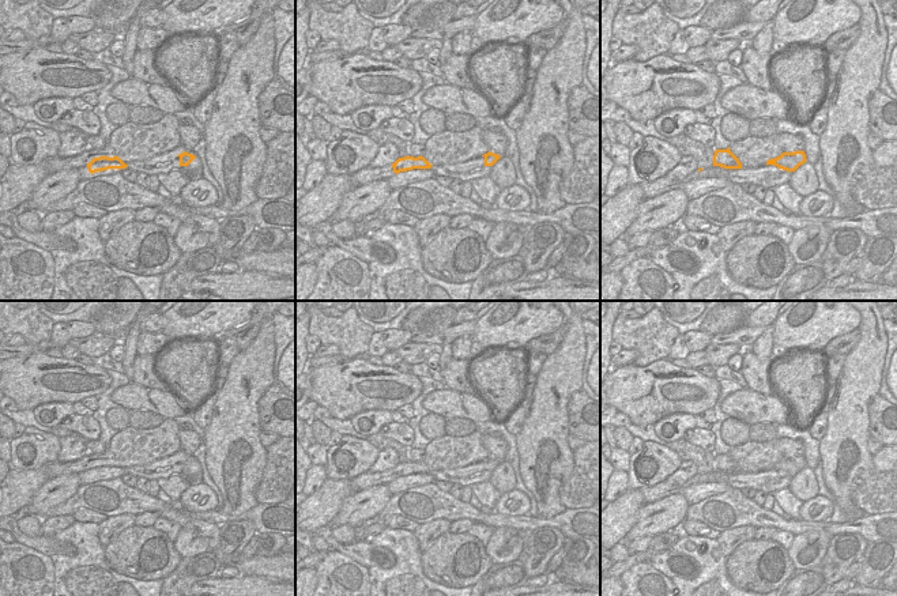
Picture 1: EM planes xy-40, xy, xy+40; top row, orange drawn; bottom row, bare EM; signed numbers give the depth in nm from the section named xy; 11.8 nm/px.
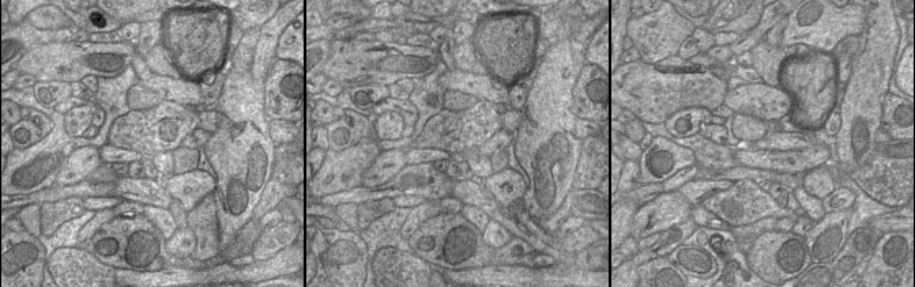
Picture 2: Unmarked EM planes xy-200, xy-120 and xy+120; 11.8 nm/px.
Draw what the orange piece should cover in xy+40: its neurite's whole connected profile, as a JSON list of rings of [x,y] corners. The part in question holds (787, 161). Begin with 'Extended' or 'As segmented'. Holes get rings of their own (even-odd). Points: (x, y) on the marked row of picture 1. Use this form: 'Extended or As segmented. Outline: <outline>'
As segmented. Outline: [[[795,151],[795,152],[783,152],[780,156],[769,159],[766,165],[774,165],[783,170],[795,171],[806,161],[807,159],[804,151]]]

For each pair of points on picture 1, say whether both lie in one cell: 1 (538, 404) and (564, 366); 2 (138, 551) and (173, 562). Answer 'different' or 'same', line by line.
1: same
2: same

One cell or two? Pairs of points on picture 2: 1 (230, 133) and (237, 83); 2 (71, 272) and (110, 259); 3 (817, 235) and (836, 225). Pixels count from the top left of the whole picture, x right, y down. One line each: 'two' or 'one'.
1: one
2: one
3: one

